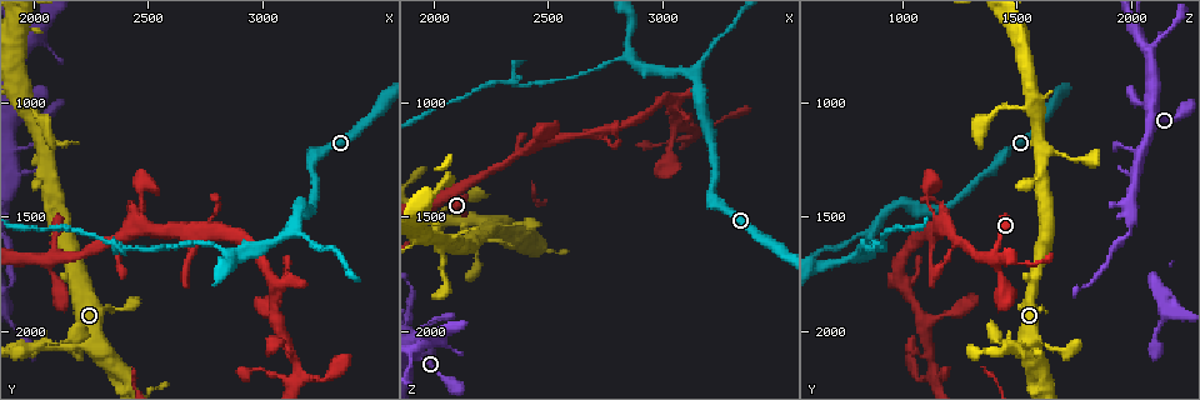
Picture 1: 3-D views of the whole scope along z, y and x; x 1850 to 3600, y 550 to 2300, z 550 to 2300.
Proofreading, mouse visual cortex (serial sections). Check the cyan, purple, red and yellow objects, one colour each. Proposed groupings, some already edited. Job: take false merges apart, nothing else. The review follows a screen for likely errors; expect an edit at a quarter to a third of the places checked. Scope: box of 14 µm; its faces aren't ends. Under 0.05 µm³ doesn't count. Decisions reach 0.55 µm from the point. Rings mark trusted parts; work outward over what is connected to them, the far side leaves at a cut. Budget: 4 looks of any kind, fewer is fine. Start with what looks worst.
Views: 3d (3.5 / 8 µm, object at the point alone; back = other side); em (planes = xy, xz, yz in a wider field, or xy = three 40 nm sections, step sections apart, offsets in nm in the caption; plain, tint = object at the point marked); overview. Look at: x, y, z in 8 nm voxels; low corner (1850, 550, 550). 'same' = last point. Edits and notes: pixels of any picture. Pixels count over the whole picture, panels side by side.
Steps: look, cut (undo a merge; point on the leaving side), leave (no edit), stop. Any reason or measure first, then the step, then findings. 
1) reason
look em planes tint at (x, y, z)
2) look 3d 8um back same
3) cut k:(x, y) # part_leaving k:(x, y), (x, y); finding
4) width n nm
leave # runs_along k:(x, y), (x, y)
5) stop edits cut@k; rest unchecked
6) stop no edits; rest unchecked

a narrow waist
look em xy step 3 tint at (2350, 1660, 1200)

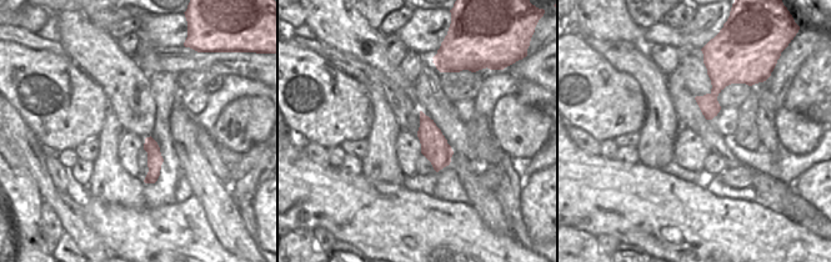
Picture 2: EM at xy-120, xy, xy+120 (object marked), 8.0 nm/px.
see where the arms go
look 3d 3.5um same

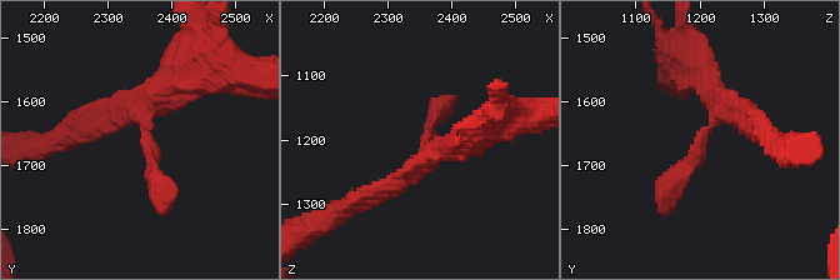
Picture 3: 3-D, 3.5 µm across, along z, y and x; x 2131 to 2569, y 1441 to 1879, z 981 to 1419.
leave # all the same cell

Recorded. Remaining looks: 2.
looks like a crossing
look em xy step 5 tint at (3140, 2150, 1140)

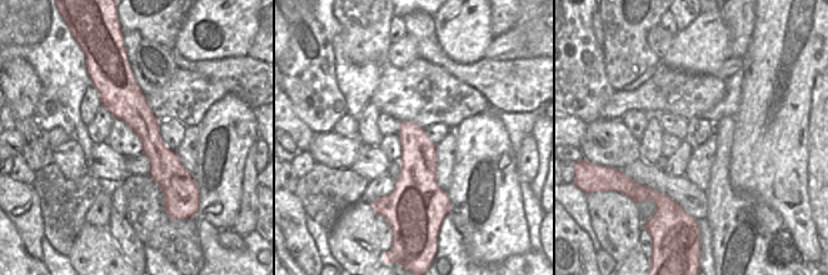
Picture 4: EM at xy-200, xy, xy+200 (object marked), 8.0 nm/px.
wider look
look 3d 3.5um same

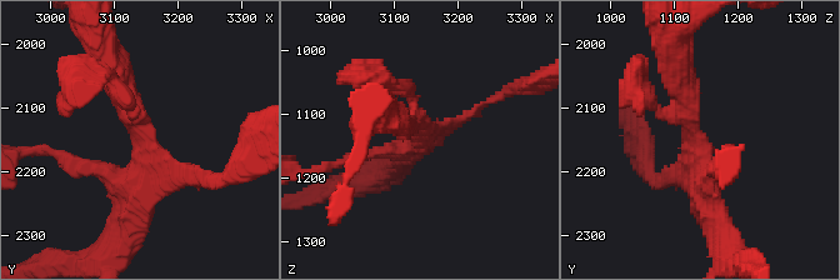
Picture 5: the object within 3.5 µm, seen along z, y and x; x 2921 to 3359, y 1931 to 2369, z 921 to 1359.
width 280 nm
leave # runs_along 4:(104, 85), (146, 128), (164, 190); all the same cell

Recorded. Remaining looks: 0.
stop no edits; rest unchecked

